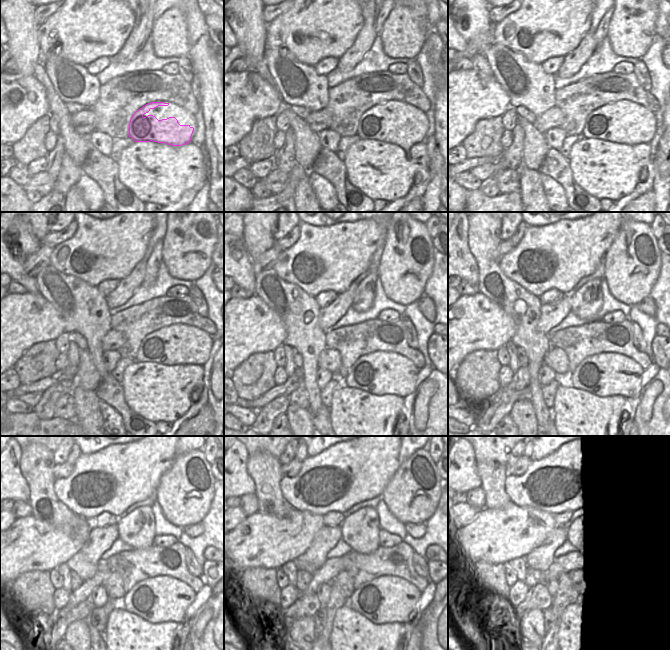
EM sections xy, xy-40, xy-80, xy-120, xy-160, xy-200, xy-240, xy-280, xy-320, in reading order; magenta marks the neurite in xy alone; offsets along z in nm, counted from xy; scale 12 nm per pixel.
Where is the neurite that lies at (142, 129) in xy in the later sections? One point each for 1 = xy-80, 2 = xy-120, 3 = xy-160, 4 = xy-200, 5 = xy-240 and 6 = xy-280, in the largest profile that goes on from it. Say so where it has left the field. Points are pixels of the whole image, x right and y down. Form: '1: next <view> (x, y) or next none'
1: next xy-80 (616, 132)
2: next xy-120 (170, 359)
3: next xy-160 (407, 372)
4: next xy-200 (630, 372)
5: next xy-240 (181, 595)
6: next xy-280 (406, 595)

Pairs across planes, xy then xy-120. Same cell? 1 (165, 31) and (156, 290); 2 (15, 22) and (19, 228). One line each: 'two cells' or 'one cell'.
1: two cells
2: one cell

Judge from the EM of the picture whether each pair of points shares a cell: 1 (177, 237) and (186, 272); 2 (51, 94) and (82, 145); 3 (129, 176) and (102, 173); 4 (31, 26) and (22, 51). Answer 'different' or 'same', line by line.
1: same
2: same
3: different
4: same

